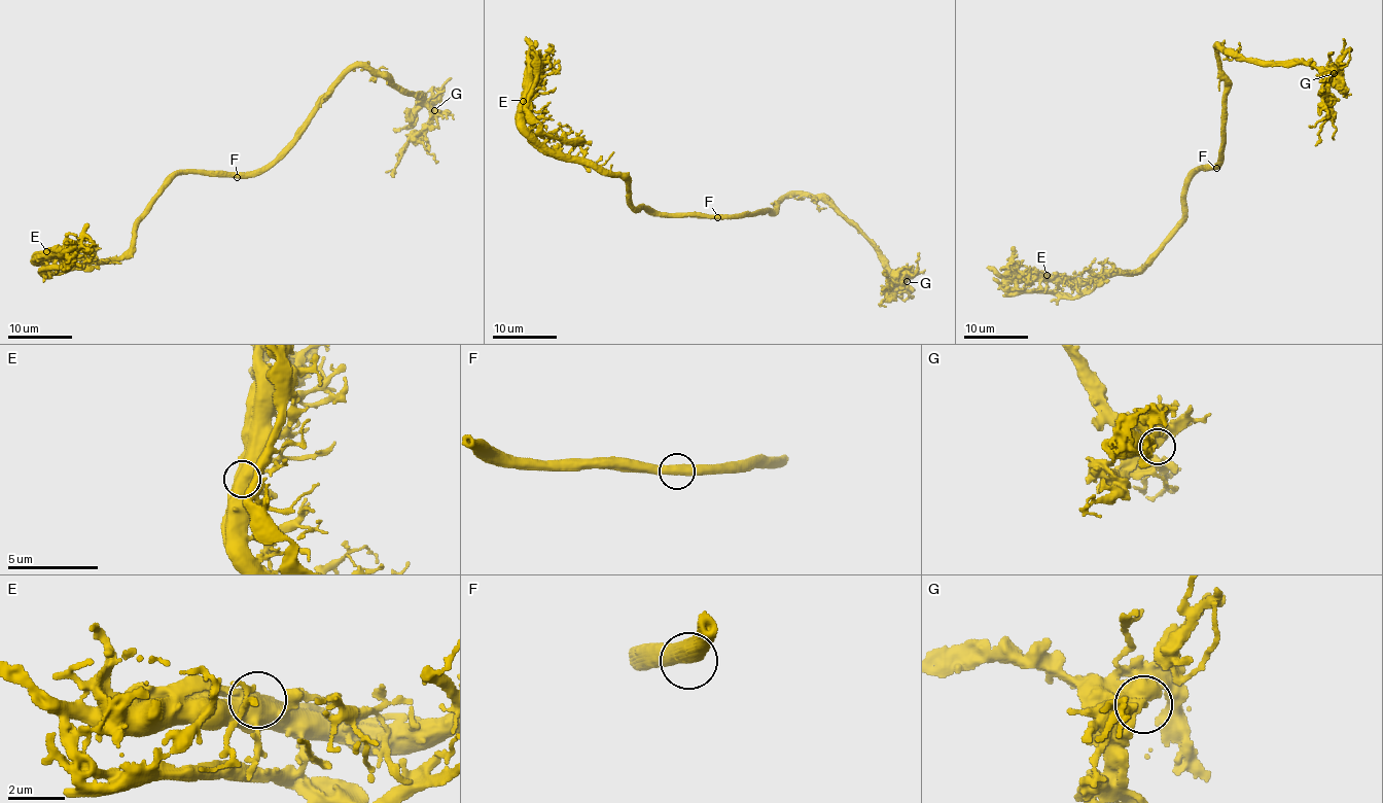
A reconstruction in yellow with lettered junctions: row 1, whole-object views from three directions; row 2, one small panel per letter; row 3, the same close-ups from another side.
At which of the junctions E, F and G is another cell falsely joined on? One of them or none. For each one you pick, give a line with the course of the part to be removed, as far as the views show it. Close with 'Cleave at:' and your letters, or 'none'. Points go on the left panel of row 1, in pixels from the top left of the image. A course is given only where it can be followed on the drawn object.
Cleave at: none

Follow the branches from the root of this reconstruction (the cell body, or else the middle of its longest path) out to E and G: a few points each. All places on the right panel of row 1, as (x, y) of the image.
E: (1214, 164), (1196, 169), (1188, 189), (1181, 223), (1142, 266), (1132, 271), (1093, 275), (1078, 281), (1047, 274)
G: (1214, 164), (1224, 156), (1228, 85), (1217, 46), (1266, 62), (1309, 62), (1334, 73)

